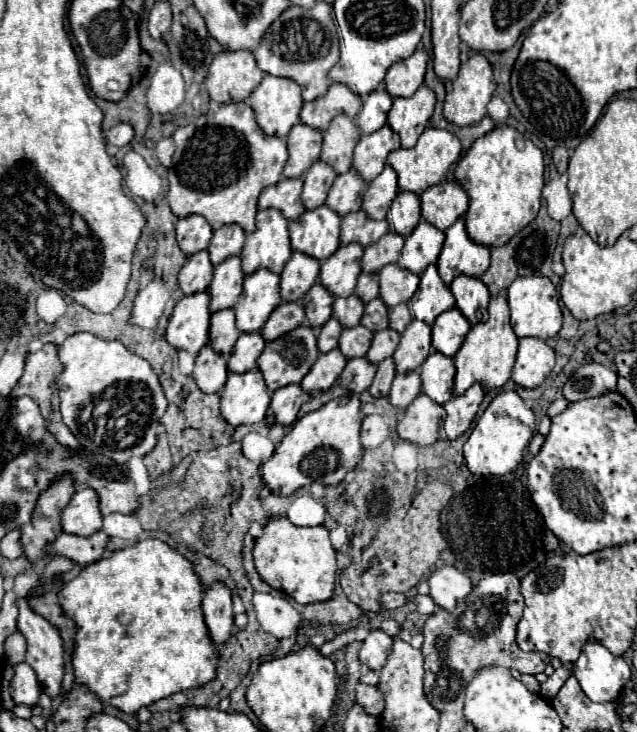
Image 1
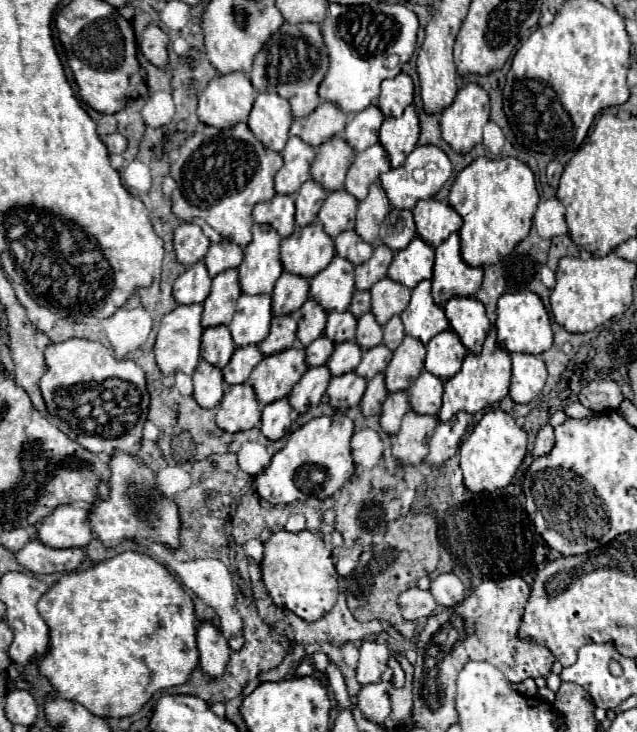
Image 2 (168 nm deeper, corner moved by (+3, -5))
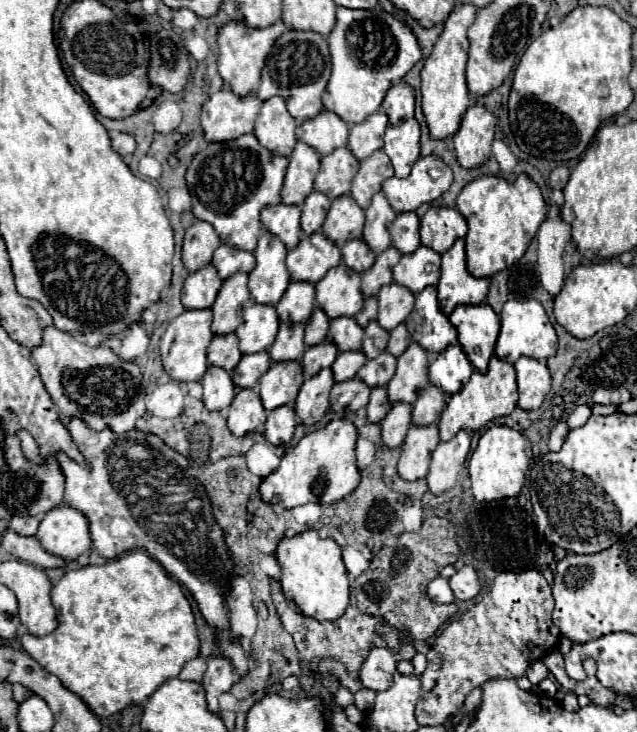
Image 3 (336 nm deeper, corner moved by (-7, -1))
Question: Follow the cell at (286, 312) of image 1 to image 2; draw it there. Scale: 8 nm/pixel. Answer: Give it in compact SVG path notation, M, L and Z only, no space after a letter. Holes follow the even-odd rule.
M275 316L271 322L271 332L259 344L259 350L263 352L263 356L279 354L281 350L293 346L295 334L297 334L297 320L293 316Z

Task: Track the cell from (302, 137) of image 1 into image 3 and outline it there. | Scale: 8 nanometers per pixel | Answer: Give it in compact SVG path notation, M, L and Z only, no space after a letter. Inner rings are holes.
M297 142L293 154L289 156L289 166L281 190L281 198L285 204L301 206L307 194L313 192L313 180L319 172L319 152L305 142Z

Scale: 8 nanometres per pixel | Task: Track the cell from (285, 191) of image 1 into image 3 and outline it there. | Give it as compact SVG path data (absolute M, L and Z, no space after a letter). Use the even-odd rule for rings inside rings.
M277 204L261 210L263 228L275 234L287 248L297 246L303 236L299 218L301 218L301 208L295 204Z

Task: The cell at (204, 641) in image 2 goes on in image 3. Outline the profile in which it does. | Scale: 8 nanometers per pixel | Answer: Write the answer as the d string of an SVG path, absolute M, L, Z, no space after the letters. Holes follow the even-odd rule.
M221 654L209 656L207 658L207 670L203 674L203 686L207 692L207 702L209 702L211 712L219 714L217 698L223 692L227 692L233 686L233 682L235 682L235 670L231 666L231 660L221 656Z

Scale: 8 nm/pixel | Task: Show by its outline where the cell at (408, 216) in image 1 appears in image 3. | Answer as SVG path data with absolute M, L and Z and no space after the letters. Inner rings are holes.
M415 212L397 214L395 222L389 226L391 246L395 246L401 254L411 254L421 246L419 240L419 216Z

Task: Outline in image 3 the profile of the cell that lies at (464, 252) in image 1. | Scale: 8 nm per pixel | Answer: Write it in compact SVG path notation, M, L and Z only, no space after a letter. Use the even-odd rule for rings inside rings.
M459 238L445 254L443 254L443 266L441 266L441 280L437 284L437 292L439 292L439 306L441 310L449 316L455 306L459 304L481 304L487 296L489 290L489 278L475 278L469 270L467 270L467 262L465 262L465 240Z

